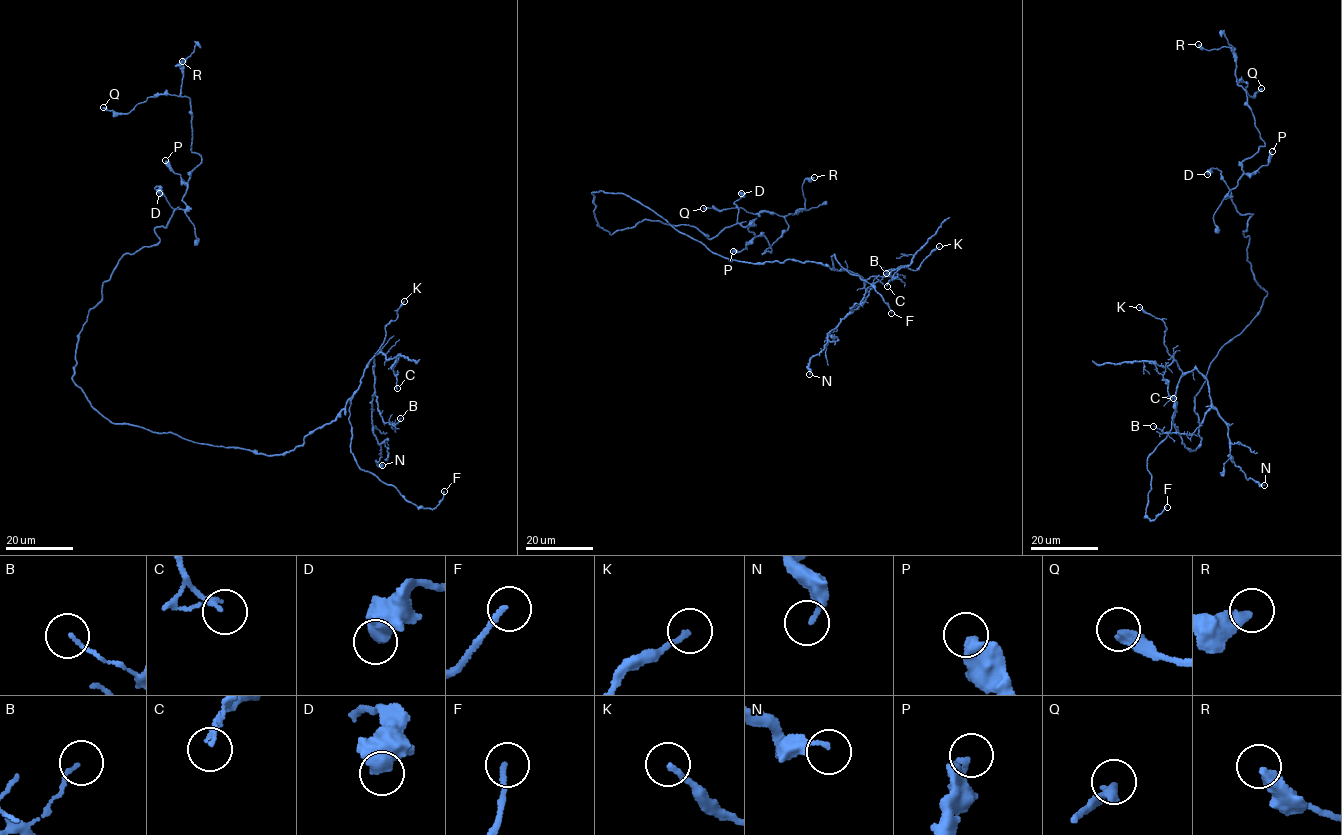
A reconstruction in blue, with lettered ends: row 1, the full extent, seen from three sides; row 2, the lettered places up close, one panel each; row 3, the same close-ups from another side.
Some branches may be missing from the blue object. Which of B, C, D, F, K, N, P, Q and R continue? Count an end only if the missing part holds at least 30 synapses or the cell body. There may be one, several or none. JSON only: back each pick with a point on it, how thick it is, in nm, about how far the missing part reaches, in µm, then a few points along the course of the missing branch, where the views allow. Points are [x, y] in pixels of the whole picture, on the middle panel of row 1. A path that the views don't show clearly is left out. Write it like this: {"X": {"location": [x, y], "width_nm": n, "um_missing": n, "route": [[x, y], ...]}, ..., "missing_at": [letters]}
{"F": {"location": [891, 313], "width_nm": 180, "um_missing": 70, "route": [[891, 313], [902, 323], [893, 346], [904, 354], [923, 355], [929, 365], [926, 367]]}, "missing_at": ["F"]}

